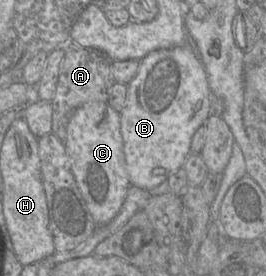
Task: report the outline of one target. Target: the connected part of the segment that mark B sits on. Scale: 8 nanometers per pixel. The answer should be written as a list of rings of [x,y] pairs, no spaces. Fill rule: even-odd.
[[[188,45],[170,49],[154,50],[147,54],[143,59],[141,59],[139,61],[139,68],[136,76],[128,84],[128,95],[126,98],[125,106],[120,112],[121,135],[123,138],[125,163],[131,185],[145,189],[147,191],[152,191],[161,183],[168,180],[170,175],[182,168],[187,157],[191,153],[191,142],[194,134],[200,126],[206,123],[210,115],[210,89],[207,73],[200,58],[193,52],[193,50]]]

